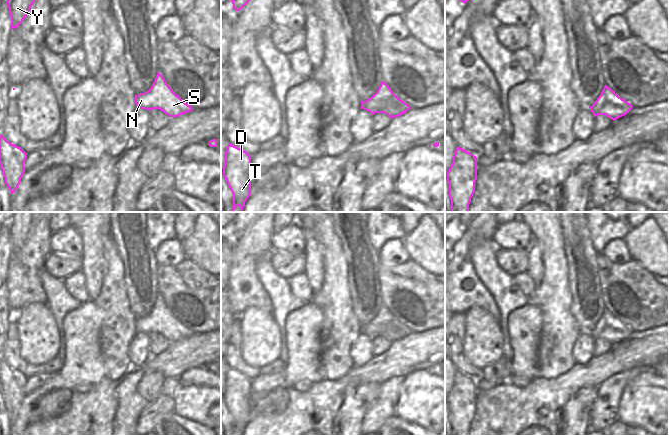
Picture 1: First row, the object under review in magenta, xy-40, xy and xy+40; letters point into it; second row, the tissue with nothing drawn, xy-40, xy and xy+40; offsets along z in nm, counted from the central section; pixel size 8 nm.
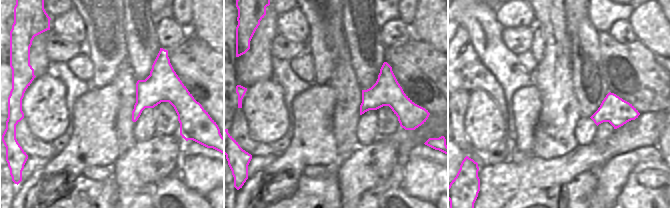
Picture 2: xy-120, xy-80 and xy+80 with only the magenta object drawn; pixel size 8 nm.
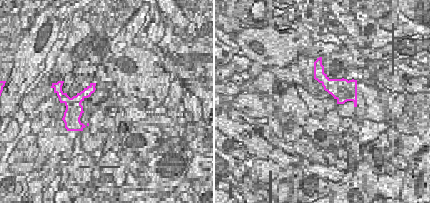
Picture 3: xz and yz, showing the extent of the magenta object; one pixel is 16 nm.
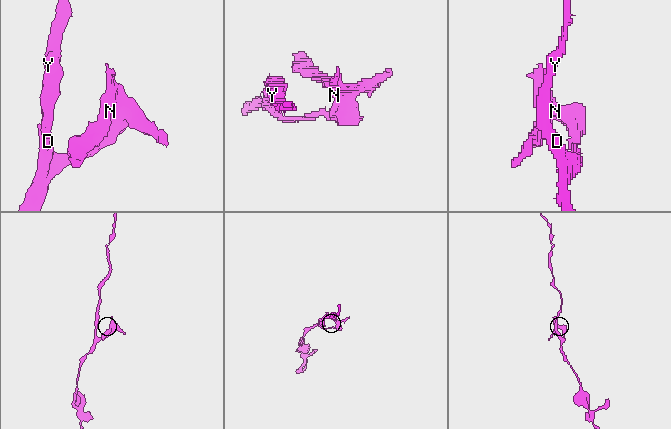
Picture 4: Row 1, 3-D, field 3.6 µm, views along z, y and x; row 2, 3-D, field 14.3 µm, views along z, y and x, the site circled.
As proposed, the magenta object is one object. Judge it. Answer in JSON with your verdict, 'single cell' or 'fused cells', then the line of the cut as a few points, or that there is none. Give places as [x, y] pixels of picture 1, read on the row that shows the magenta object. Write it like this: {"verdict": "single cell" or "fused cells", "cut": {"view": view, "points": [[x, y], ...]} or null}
{"verdict": "fused cells", "cut": {"view": "xy", "points": [[396, 96], [393, 96], [385, 106], [370, 112]]}}

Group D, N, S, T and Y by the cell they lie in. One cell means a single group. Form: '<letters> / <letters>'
D T Y / N S

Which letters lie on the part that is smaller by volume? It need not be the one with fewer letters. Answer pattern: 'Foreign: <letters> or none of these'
Foreign: N, S

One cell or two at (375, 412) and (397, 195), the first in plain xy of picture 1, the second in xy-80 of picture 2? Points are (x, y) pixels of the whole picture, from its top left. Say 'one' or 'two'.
two

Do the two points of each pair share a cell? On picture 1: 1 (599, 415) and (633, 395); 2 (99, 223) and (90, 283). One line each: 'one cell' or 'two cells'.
1: two cells
2: one cell

